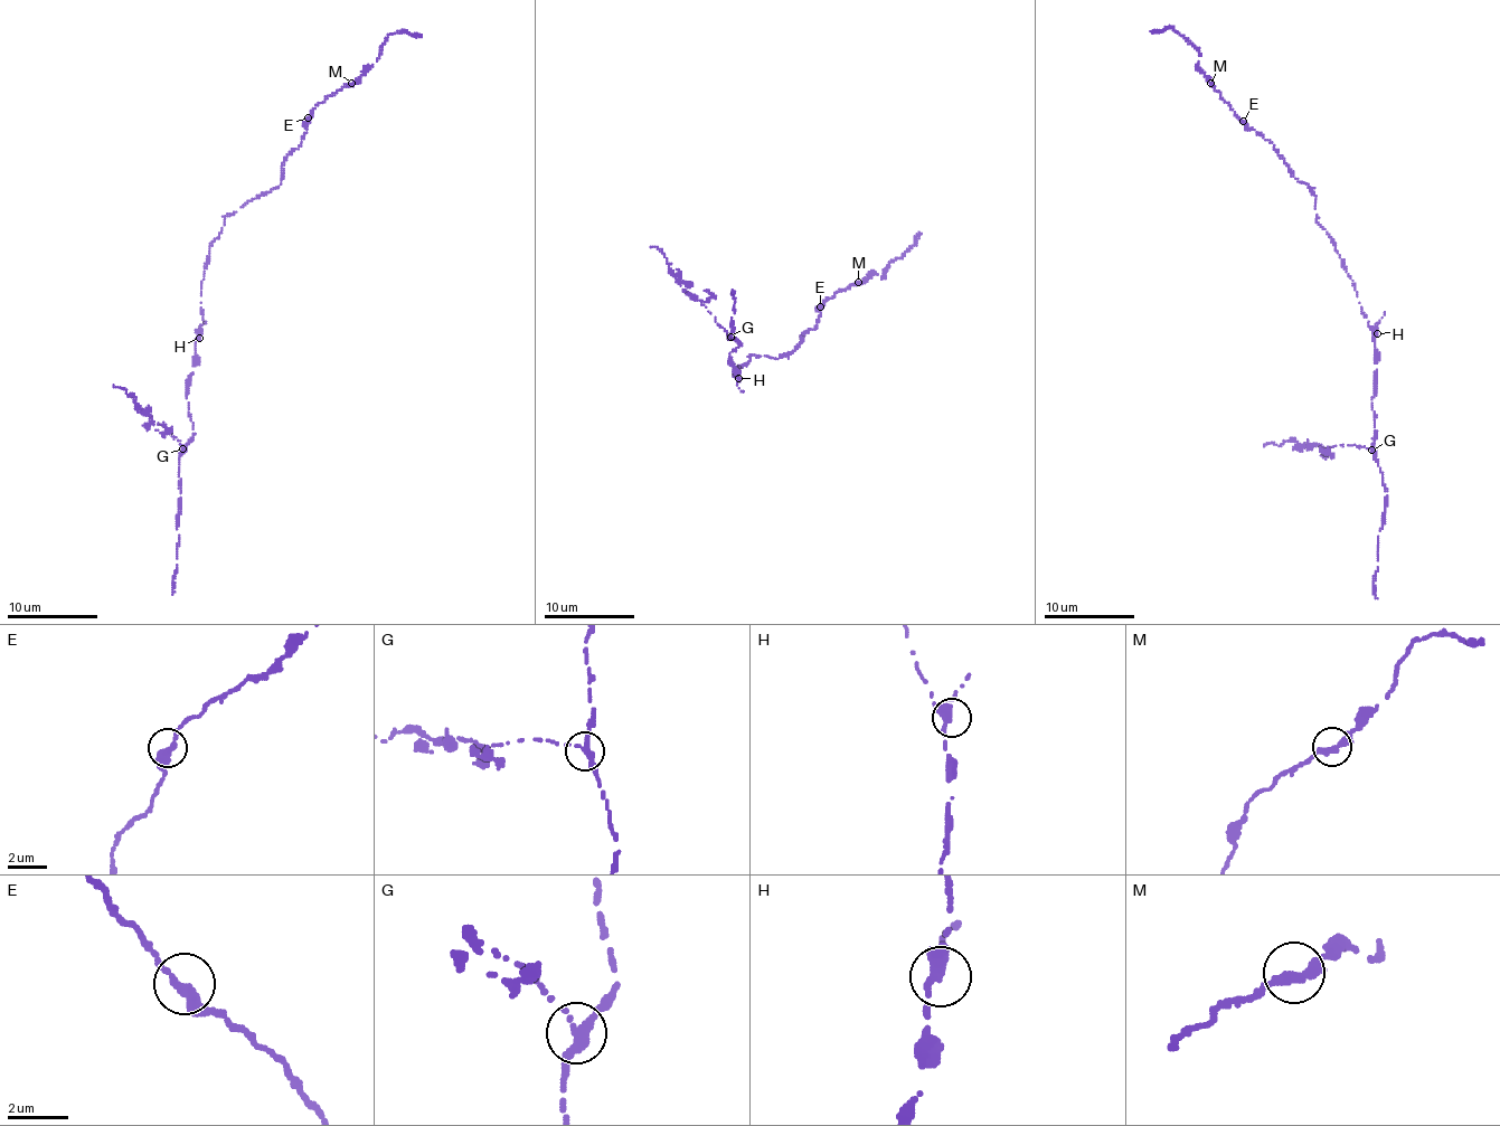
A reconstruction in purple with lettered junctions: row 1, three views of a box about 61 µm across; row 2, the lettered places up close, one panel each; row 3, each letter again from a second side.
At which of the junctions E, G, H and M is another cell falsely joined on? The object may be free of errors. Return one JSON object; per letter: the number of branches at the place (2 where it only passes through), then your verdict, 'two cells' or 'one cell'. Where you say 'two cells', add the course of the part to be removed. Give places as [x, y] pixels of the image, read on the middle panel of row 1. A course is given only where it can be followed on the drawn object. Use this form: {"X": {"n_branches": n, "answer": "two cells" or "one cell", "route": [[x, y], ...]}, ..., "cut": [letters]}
{"E": {"n_branches": 2, "answer": "one cell"}, "G": {"n_branches": 2, "answer": "two cells", "route": [[729, 336], [671, 273], [664, 255], [650, 247]]}, "H": {"n_branches": 2, "answer": "one cell"}, "M": {"n_branches": 2, "answer": "one cell"}, "cut": ["G"]}

